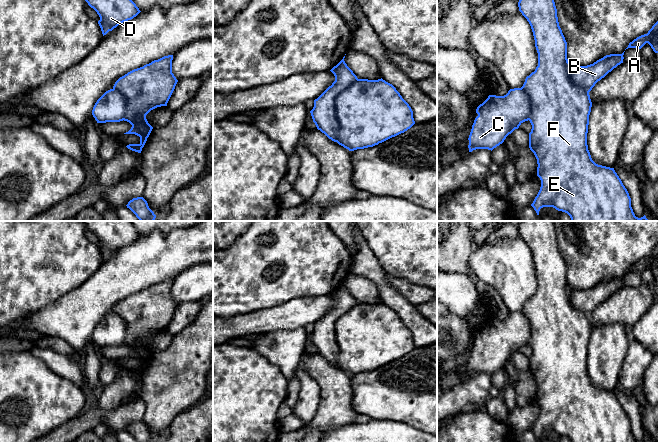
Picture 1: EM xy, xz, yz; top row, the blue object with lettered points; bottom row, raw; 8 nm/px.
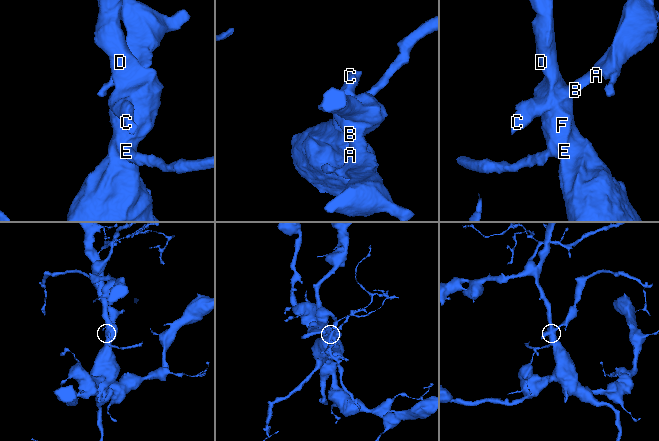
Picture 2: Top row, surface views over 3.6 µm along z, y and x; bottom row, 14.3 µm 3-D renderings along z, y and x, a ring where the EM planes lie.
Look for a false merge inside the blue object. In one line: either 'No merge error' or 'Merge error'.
No merge error

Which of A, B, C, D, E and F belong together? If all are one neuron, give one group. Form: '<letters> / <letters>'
A B C D E F

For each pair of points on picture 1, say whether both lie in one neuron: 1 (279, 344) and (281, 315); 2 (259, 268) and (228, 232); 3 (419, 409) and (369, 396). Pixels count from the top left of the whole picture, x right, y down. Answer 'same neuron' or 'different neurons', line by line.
1: different neurons
2: different neurons
3: same neuron

